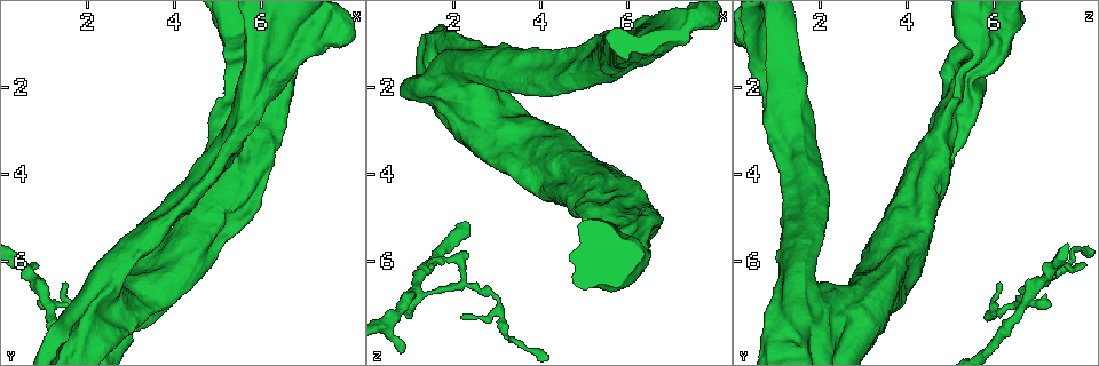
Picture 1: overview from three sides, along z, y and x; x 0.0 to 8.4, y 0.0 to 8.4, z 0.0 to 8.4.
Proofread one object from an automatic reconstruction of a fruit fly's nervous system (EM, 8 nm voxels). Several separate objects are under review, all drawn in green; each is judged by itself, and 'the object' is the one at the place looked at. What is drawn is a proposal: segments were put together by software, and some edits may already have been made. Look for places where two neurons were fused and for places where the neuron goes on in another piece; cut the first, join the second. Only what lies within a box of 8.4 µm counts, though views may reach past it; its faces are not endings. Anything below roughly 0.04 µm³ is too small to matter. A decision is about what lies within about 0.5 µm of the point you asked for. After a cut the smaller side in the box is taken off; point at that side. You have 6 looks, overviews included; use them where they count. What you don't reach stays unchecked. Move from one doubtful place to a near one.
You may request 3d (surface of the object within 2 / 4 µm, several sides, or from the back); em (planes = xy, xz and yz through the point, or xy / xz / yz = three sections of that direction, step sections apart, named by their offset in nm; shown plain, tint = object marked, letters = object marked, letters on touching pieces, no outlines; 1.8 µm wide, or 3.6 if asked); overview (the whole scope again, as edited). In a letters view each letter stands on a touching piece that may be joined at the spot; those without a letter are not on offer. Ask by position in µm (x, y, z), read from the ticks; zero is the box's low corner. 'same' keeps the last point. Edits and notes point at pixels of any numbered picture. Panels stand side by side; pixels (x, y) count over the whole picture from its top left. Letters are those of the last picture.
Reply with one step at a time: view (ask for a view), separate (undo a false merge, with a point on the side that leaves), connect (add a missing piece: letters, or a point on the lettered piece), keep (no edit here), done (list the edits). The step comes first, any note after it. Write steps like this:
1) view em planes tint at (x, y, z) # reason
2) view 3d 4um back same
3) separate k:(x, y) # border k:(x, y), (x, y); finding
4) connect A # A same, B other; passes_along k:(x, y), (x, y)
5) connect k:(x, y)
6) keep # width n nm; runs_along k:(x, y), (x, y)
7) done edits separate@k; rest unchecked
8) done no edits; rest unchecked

view 3d 4um at (6.55, 2.80, 4.80) # thick end

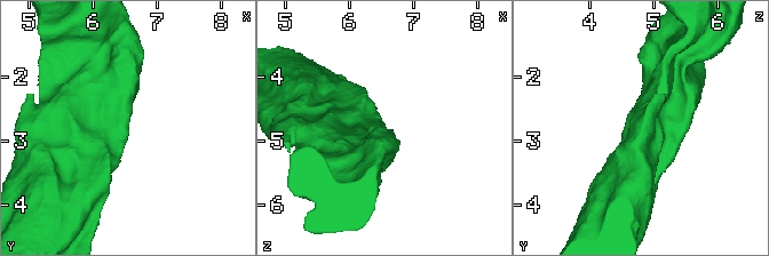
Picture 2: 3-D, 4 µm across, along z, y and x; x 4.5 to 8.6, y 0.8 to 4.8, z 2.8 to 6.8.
view em 3.6um xy step 4 plain at (6.60, 2.85, 4.80) # shape alone is not enough

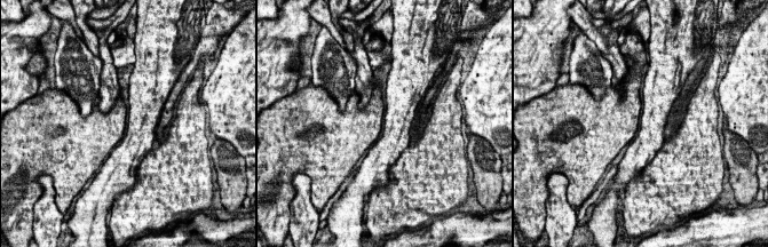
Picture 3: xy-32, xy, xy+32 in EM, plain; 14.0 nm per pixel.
view em 3.6um xy step 4 letters same # what lies round it

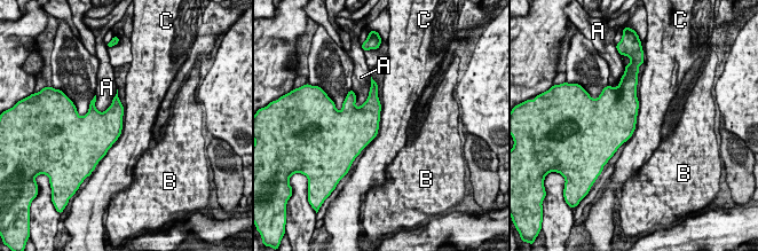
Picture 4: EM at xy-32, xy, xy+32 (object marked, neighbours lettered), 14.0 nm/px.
keep # A other, B other, C other; none of them fits

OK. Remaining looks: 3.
view 3d 4um at (7.00, 0.75, 0.70) # touches itself

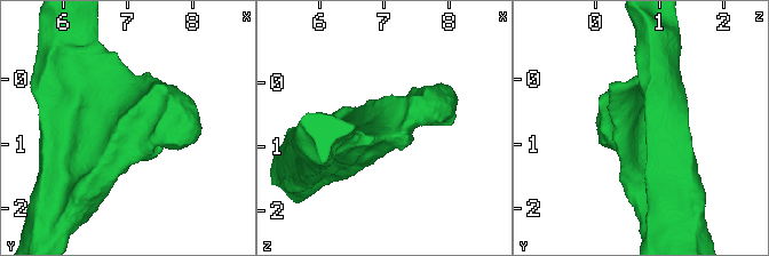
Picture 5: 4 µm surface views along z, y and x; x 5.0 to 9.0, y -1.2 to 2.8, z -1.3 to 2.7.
view em planes plain at (6.95, 0.80, 0.75)

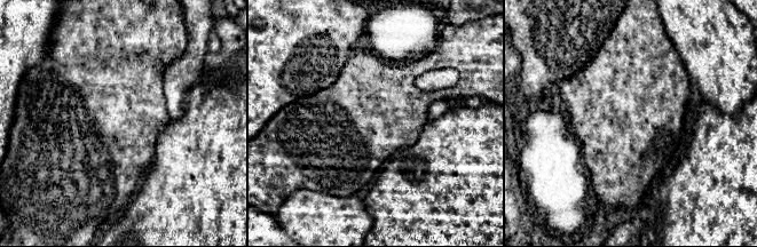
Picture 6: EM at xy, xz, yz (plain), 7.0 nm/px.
view em planes letters same # see the neighbours

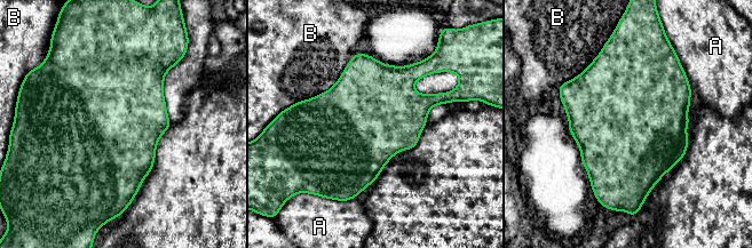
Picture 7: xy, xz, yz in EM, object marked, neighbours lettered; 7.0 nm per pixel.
keep # width 650 nm; A other, B other; border 7:(355, 53), (331, 87), (299, 102); all the same neuron

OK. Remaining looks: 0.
done no edits; rest unchecked

